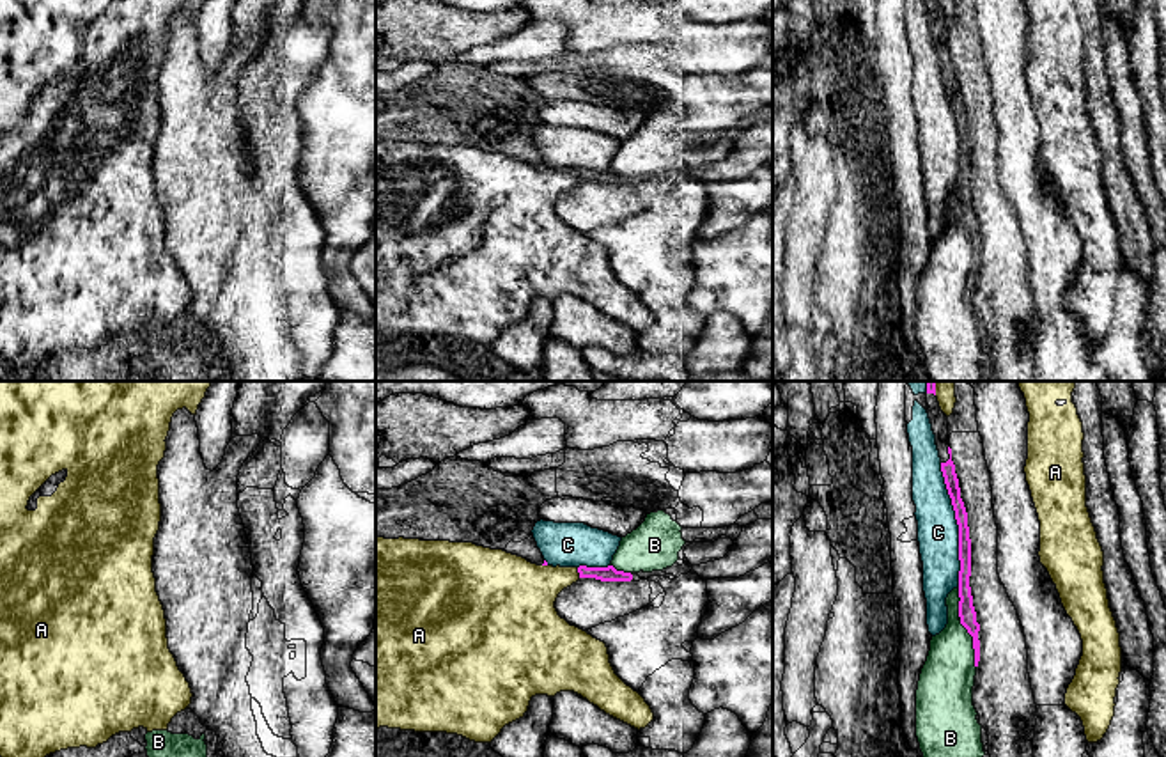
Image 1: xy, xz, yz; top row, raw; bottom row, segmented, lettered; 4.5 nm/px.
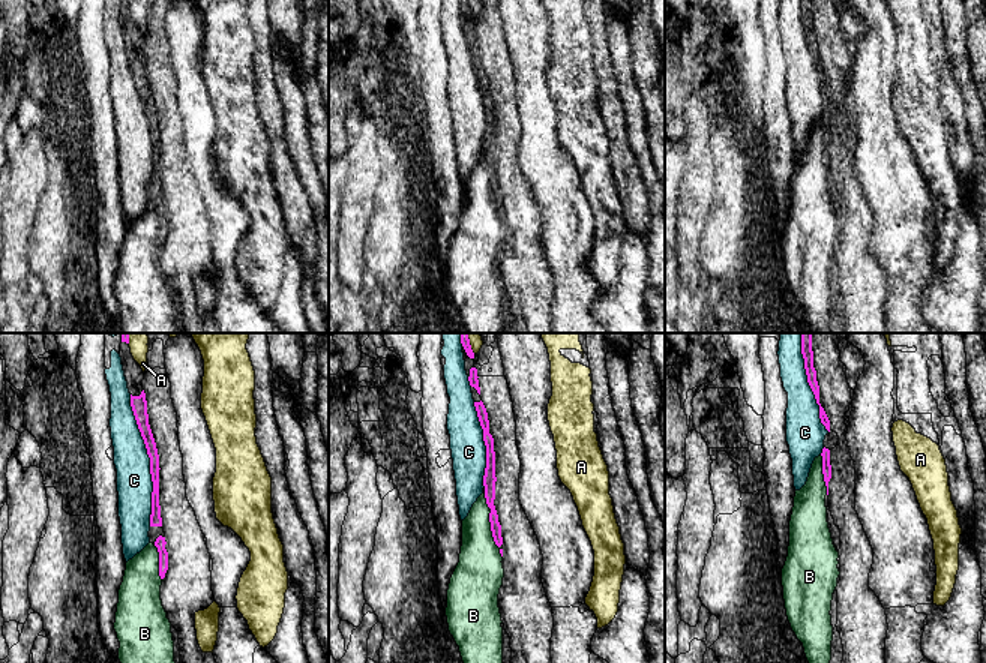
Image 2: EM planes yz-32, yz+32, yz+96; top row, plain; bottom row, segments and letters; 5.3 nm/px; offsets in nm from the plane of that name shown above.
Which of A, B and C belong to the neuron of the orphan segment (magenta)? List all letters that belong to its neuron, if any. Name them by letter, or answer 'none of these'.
none of these

